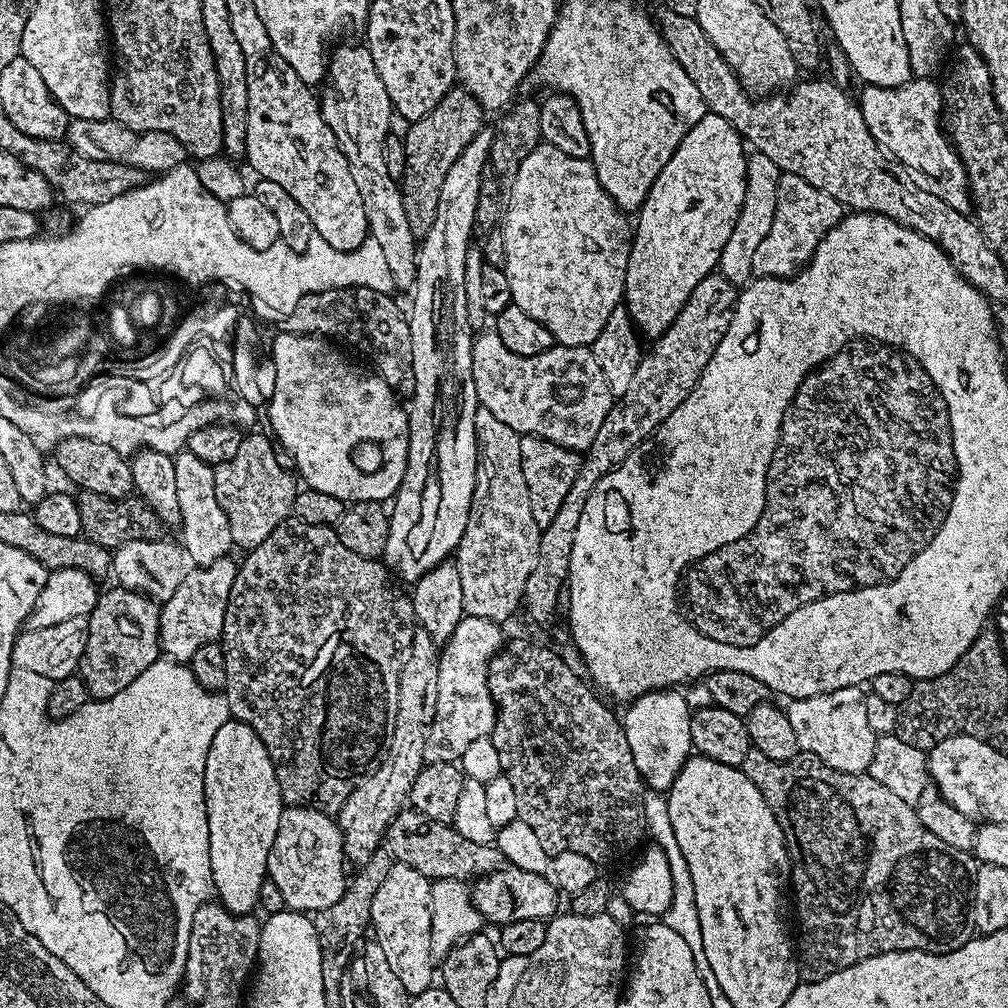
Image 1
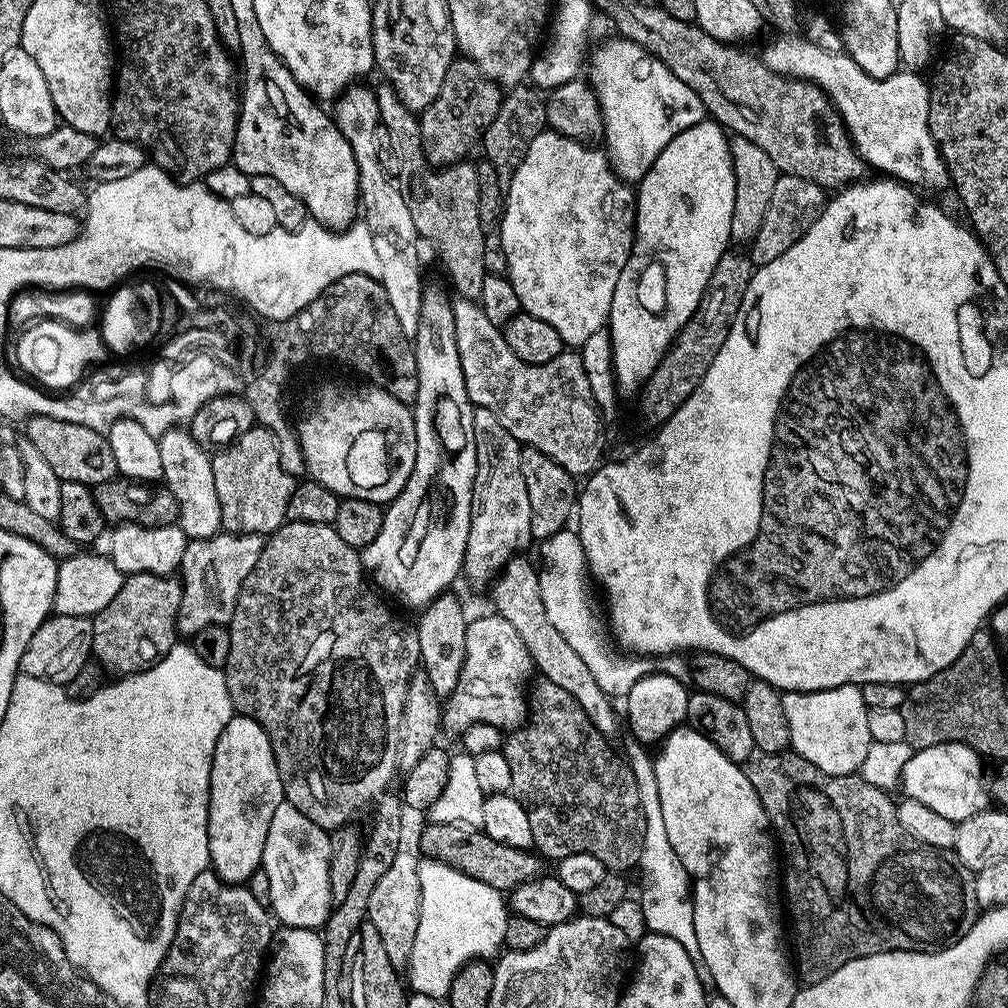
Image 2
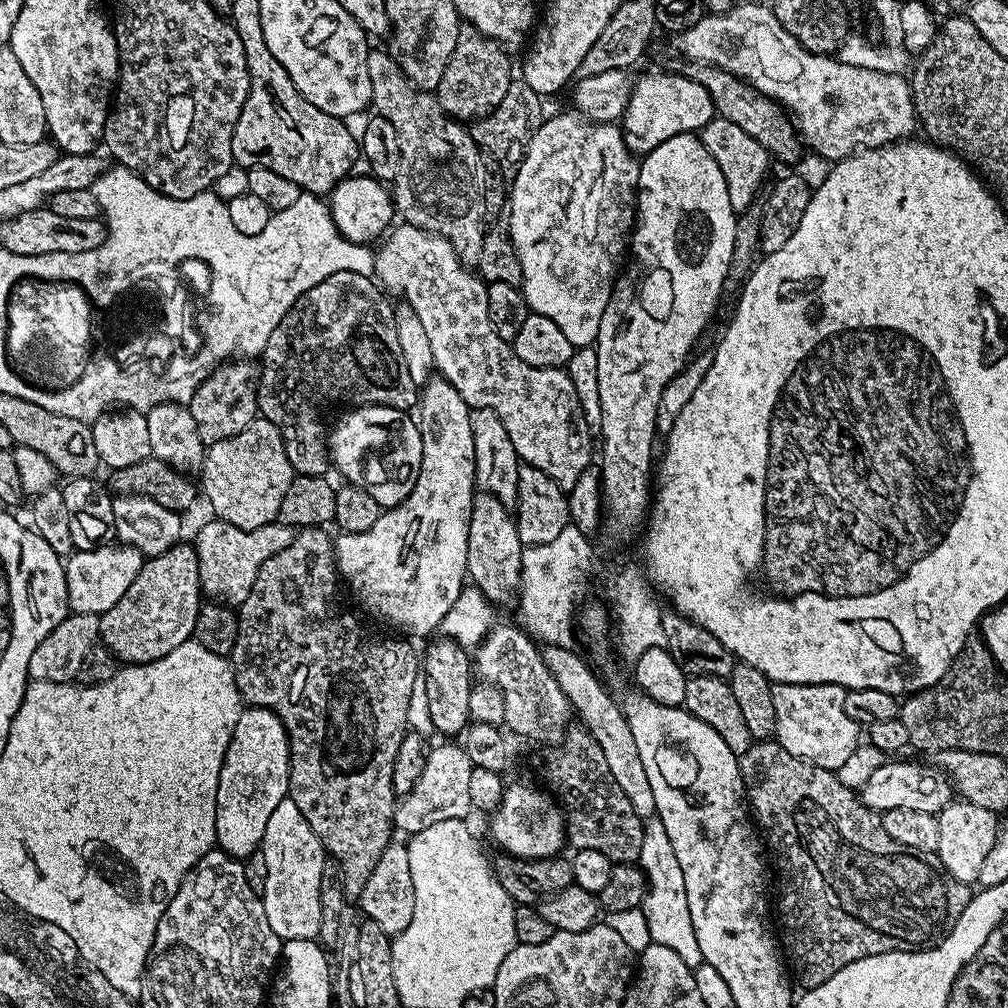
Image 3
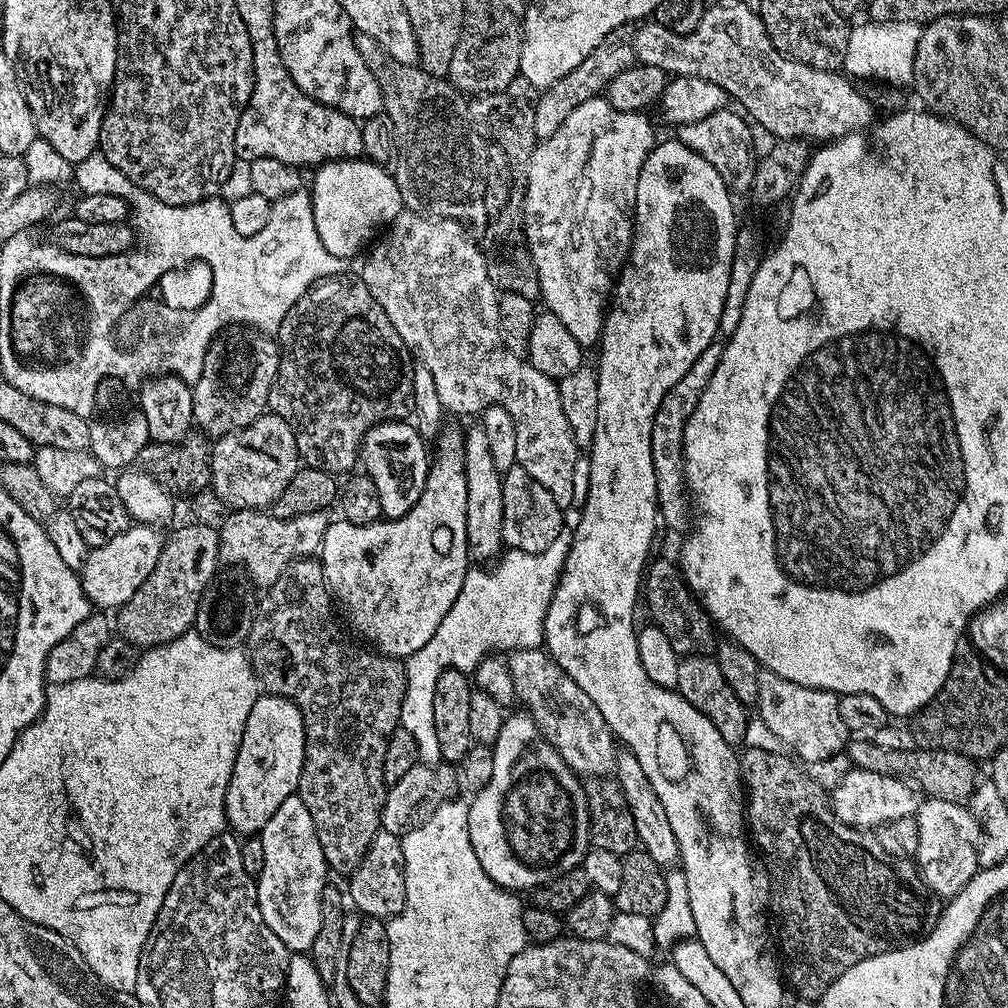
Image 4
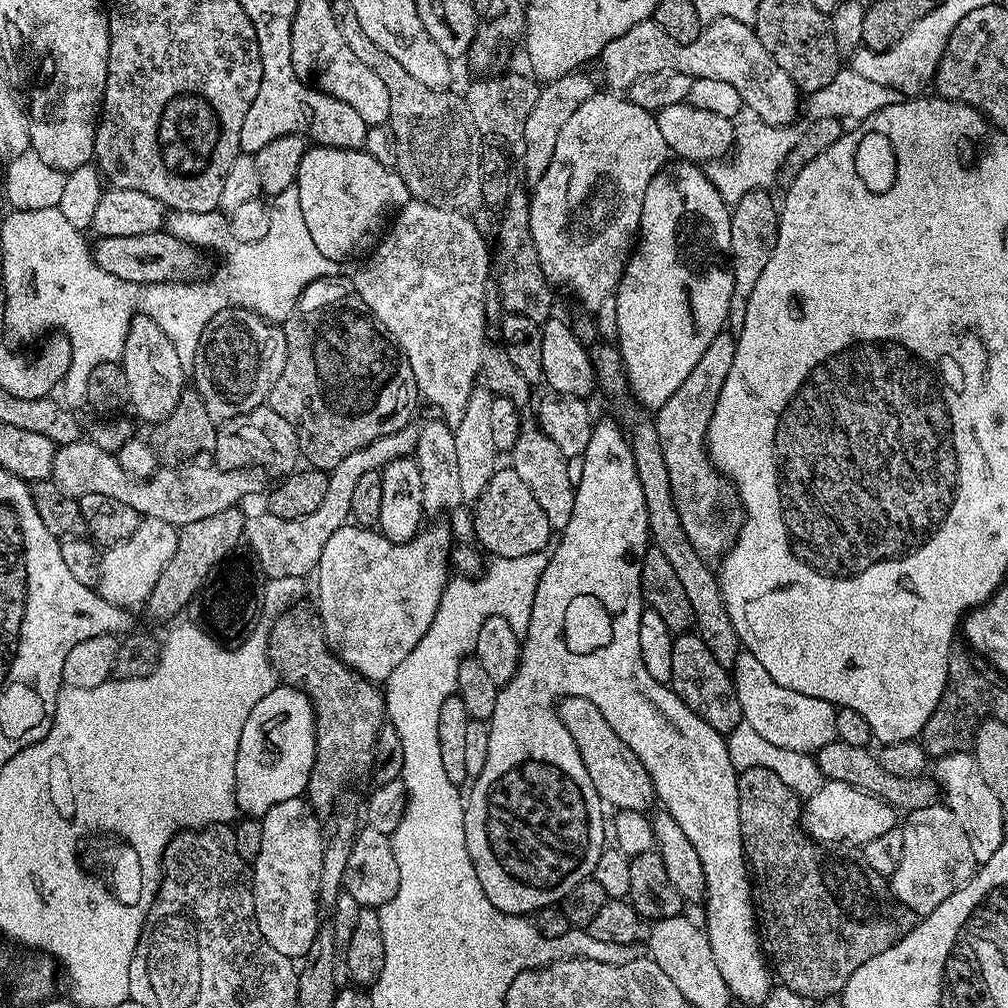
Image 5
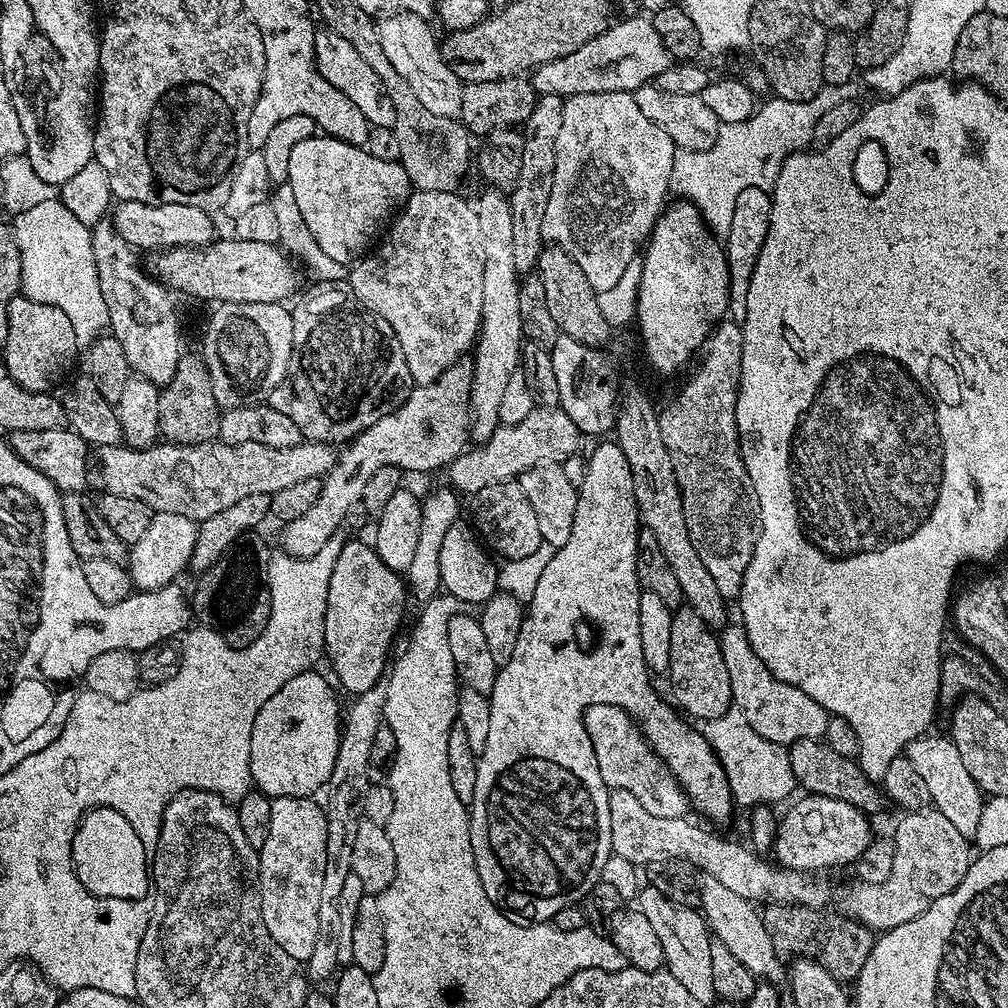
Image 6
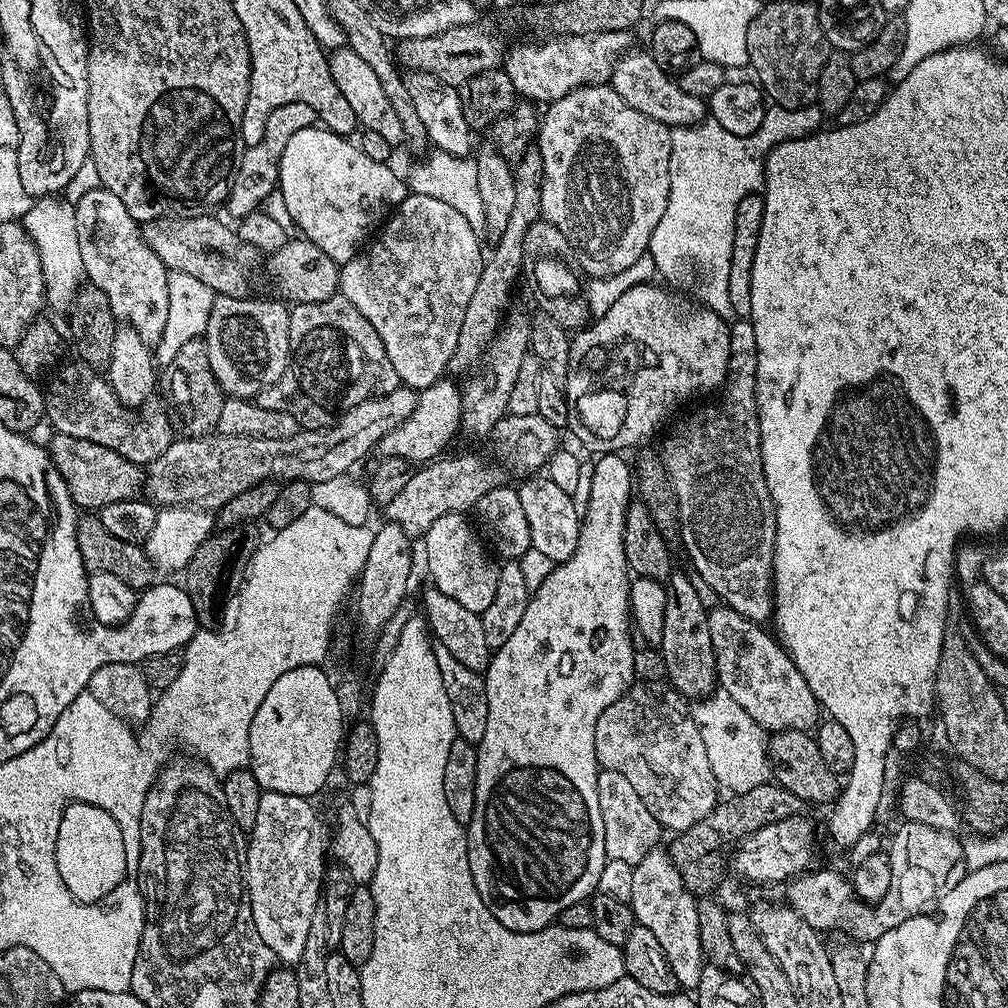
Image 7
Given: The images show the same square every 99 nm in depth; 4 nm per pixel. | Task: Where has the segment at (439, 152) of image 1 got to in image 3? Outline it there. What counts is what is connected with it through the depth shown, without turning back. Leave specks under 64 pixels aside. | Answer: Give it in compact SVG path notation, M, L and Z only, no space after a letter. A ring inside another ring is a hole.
M461 23L458 30L458 42L454 46L454 54L450 54L450 62L446 62L446 70L442 70L442 78L434 90L436 101L442 106L442 110L453 120L461 122L475 122L490 114L502 98L506 98L506 90L510 90L514 79L512 73L512 60L508 56L503 44L492 40L486 34L482 34L472 24Z

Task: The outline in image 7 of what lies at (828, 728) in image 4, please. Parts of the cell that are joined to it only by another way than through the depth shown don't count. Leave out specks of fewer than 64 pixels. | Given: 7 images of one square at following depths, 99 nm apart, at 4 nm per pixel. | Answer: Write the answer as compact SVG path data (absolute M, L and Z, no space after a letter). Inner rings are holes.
M719 607L708 613L719 687L728 691L754 722L769 733L815 729L822 720L821 706L787 652L760 629L763 627L757 621L746 619L733 608Z

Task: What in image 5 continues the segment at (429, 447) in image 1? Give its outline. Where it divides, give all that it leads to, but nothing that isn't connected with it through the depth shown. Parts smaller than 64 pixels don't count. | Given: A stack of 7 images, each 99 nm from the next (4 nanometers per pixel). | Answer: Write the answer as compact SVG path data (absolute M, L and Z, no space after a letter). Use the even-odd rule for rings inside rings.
M349 522L334 530L334 534L330 534L330 542L326 542L326 547L322 549L314 579L316 600L320 603L318 615L328 648L347 668L370 681L387 682L402 658L406 658L418 642L422 642L422 634L430 630L430 622L434 622L434 614L438 614L438 602L442 602L444 588L450 579L450 557L454 543L452 532L446 525L436 524L433 528L427 528L417 532L413 540L395 544L379 530Z

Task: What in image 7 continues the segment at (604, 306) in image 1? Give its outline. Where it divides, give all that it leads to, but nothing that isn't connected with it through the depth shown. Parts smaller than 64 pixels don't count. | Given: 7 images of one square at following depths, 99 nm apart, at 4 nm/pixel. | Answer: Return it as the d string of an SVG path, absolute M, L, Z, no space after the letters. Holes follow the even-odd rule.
M588 84L584 88L575 88L570 94L551 101L547 105L548 113L543 113L538 129L538 151L544 167L544 181L542 182L542 206L540 211L543 219L552 223L568 239L574 259L589 277L603 278L622 274L622 270L630 270L634 262L648 251L650 234L654 234L654 226L666 214L666 202L670 194L670 138L672 137L668 125L634 110L608 84Z

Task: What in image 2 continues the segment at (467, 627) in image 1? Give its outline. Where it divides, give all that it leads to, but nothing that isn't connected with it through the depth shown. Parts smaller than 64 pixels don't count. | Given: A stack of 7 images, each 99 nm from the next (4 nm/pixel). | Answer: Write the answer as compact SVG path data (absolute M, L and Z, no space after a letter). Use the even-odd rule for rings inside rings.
M495 614L469 619L466 630L466 656L458 686L447 697L442 708L442 724L456 734L468 727L486 723L501 730L515 730L526 720L526 684L524 679L533 675L534 665L526 642L518 630Z

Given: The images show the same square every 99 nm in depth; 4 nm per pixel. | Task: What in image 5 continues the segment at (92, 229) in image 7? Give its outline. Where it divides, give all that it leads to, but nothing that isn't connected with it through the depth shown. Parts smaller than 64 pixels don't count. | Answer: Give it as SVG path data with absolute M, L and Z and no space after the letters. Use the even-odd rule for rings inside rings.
M137 314L132 318L132 325L126 334L126 346L124 347L124 355L122 357L122 367L126 374L126 386L130 386L131 411L136 411L144 420L149 420L149 425L155 426L171 414L178 406L178 398L182 398L182 394L186 390L184 384L185 365L181 364L178 358L178 350L174 346L174 342L170 342L170 338L162 330L162 326L158 326L158 322L153 320L147 314Z

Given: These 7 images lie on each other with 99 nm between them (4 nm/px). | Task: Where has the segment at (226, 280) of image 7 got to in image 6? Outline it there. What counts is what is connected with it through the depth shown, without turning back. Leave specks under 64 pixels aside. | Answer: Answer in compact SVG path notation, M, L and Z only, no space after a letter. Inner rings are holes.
M121 200L111 209L110 223L117 235L134 250L141 250L140 248L148 248L147 250L200 248L203 244L211 244L214 239L212 220L207 216L208 214L205 209L198 206L147 204L146 202Z

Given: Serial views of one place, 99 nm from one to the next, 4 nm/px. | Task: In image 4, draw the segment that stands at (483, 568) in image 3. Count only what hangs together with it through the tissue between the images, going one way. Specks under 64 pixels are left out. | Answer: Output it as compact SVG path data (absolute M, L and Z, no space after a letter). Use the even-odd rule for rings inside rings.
M482 426L464 432L464 469L466 470L466 542L468 555L476 562L492 562L504 548L502 538L503 475L494 466L486 430Z

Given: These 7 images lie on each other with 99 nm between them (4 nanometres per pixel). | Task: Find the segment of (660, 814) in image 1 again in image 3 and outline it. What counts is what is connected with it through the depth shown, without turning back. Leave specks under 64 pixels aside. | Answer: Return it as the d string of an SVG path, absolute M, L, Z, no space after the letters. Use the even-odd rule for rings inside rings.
M652 822L645 827L642 850L637 863L646 876L647 892L641 905L646 914L653 944L667 946L674 950L682 962L694 970L703 963L694 926L690 919L689 902L686 899L686 884L682 866L674 856L673 847L666 838L661 824Z

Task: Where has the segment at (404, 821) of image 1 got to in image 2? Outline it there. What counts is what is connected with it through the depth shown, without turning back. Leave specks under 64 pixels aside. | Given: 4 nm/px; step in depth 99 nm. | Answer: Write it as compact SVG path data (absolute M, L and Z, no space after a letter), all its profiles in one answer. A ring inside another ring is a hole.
M425 823L420 832L419 851L425 857L436 857L449 864L452 868L459 868L470 878L478 882L486 882L486 886L501 890L517 888L537 879L541 875L541 857L535 851L527 848L506 846L494 838L490 838L479 828L469 828L464 824L433 824Z

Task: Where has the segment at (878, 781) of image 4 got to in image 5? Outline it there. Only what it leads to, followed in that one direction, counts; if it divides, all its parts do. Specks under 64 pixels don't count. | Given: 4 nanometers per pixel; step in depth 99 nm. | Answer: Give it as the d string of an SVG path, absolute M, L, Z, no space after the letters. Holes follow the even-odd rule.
M825 779L817 793L807 797L802 804L802 827L813 840L828 844L844 844L849 840L856 846L871 842L897 827L897 809L869 792L858 790L846 782Z

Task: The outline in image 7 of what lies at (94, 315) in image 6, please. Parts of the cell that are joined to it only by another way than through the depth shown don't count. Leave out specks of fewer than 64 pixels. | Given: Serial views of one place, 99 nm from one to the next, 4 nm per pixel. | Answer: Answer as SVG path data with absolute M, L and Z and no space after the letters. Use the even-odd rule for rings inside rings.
M56 194L41 196L24 216L22 225L32 237L38 257L41 258L44 295L47 303L61 310L71 308L72 299L85 279L82 254L78 251L78 226L74 204Z

